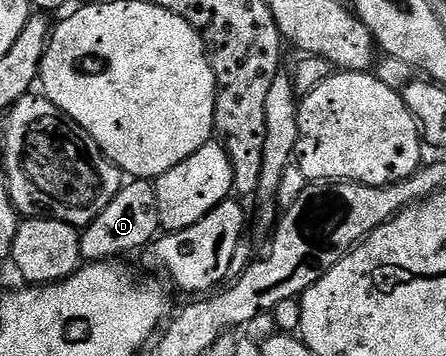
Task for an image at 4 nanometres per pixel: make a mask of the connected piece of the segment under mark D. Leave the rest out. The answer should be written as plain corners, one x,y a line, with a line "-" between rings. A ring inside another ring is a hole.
133,179
120,187
110,206
106,206
106,210
102,210
102,214
98,214
94,222
83,225
80,232
80,259
84,262
95,262
124,258
127,252
136,252
139,248
147,249
157,239
160,231
155,183

